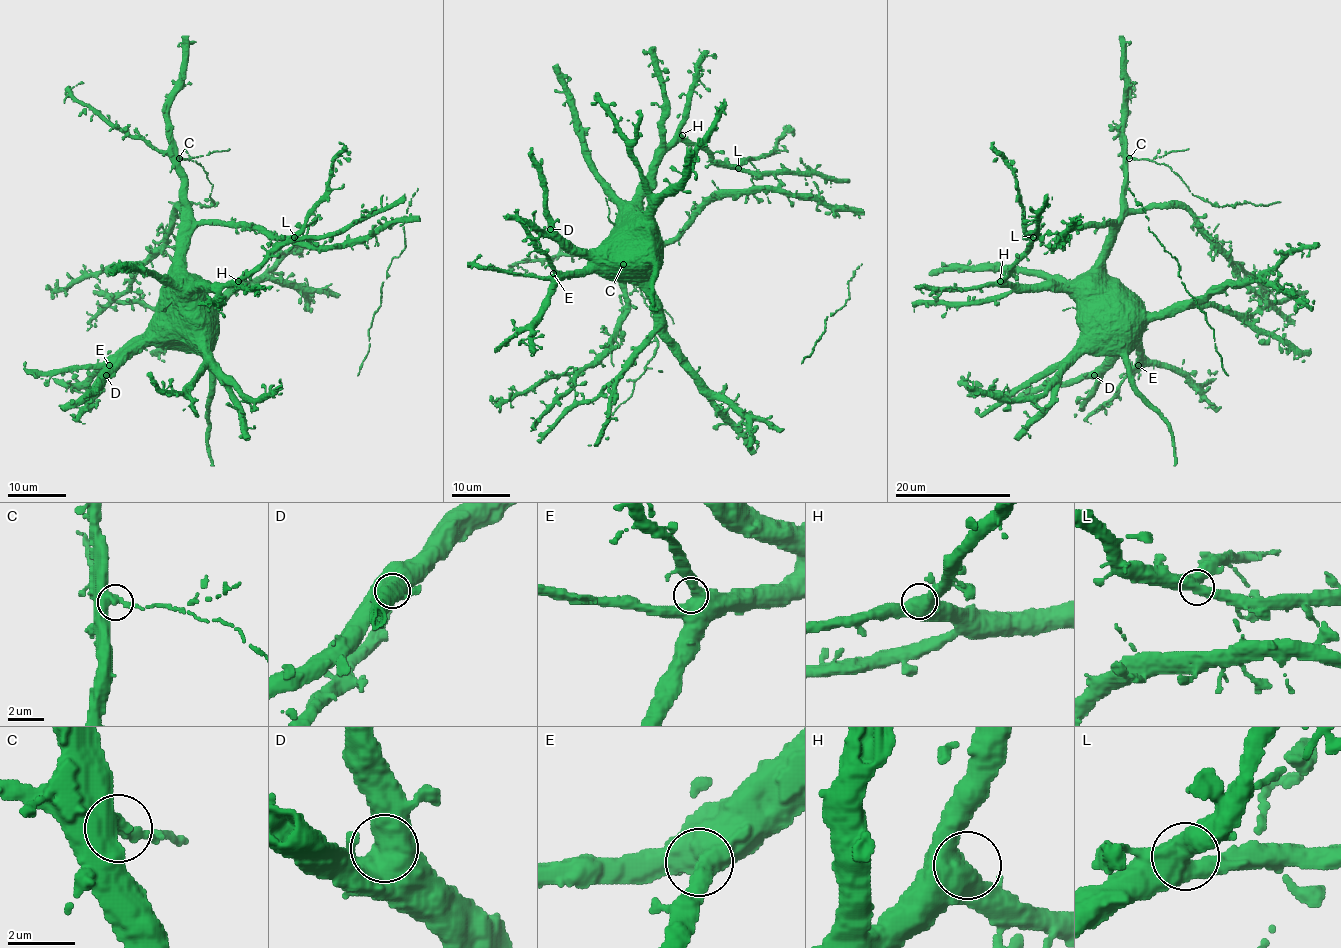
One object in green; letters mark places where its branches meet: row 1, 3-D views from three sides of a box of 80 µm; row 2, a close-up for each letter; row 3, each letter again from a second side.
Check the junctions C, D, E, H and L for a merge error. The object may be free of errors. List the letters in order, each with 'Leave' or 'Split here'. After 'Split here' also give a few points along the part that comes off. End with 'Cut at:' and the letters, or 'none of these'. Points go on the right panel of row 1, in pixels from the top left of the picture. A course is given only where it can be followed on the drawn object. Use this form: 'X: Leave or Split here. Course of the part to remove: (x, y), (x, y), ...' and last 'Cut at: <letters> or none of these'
C: Split here. Course of the part to remove: (1129, 157), (1167, 165), (1194, 195), (1220, 207), (1245, 202), (1258, 205), (1280, 202)
D: Leave
E: Leave
H: Leave
L: Leave
Cut at: C

